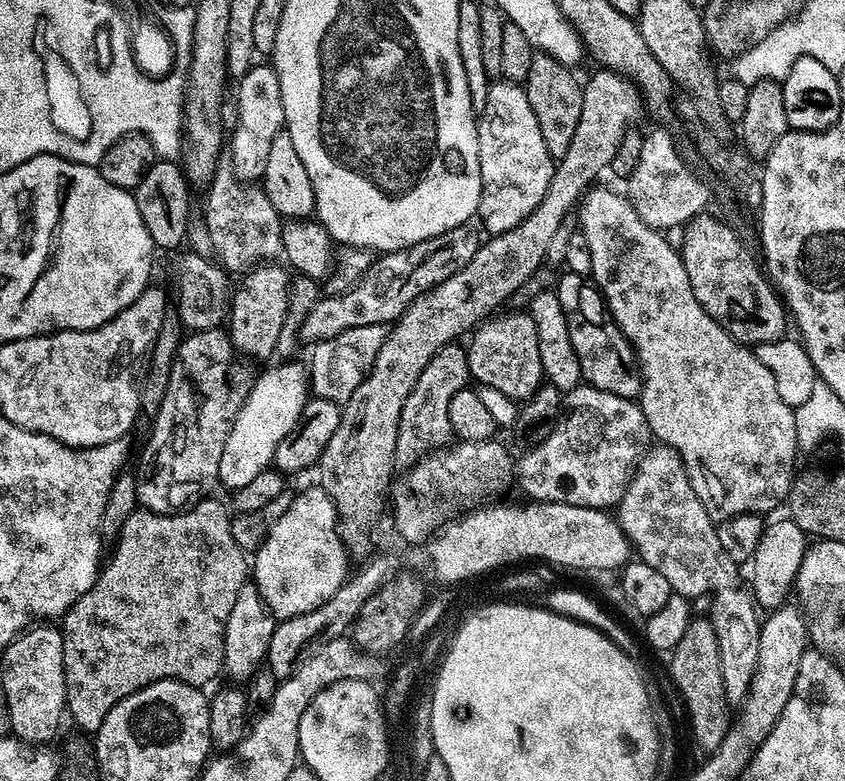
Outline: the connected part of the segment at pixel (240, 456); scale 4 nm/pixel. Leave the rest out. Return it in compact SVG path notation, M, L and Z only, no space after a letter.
M296 360L280 362L261 375L253 379L251 390L248 392L246 402L239 411L238 418L231 428L230 437L226 440L222 450L221 461L219 462L219 481L226 484L230 490L246 486L247 483L265 471L276 457L276 450L279 442L293 429L293 426L300 420L301 412L310 398L310 375L307 367L296 363Z

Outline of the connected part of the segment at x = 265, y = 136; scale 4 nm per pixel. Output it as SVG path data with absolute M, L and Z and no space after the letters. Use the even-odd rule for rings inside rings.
M253 63L246 75L239 77L236 88L236 129L230 132L230 159L232 173L245 182L256 182L266 170L266 158L270 155L270 145L274 142L274 134L284 128L284 107L282 106L282 90L278 82L278 74L271 63Z

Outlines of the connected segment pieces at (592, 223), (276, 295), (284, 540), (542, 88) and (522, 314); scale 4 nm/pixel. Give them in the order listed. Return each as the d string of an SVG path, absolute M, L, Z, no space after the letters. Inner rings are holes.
M596 186L583 197L579 205L578 230L586 234L586 244L590 246L590 260L592 262L591 279L600 294L608 305L608 311L611 312L616 324L622 330L622 334L632 346L637 364L640 365L640 395L638 403L642 414L648 423L648 431L657 441L674 446L680 453L682 462L691 471L688 477L694 486L694 494L706 506L710 518L714 521L722 521L731 516L737 516L743 512L759 512L769 514L776 507L783 505L788 498L788 491L792 488L794 473L796 468L796 452L798 445L796 442L796 414L795 411L786 402L782 402L782 394L778 394L778 386L774 386L774 374L762 366L762 362L756 357L755 351L749 345L740 344L717 322L694 298L694 290L690 290L690 278L686 278L686 266L684 259L679 251L667 240L663 231L651 228L644 219L634 210L632 201L627 195L616 192L607 192L606 189Z
M268 262L257 266L243 277L244 285L233 291L230 296L230 315L226 321L226 331L232 337L232 344L236 351L248 356L272 356L278 346L278 334L282 334L282 322L286 322L288 309L288 286L290 272L287 267L279 268L279 263Z
M319 486L298 493L288 508L286 504L259 544L250 576L277 621L322 606L342 587L350 572L350 559L336 529L335 504Z
M536 52L530 64L530 74L526 81L528 101L538 117L538 126L542 130L542 138L546 138L546 148L553 158L566 154L570 146L570 138L574 138L574 130L578 130L578 118L582 118L582 102L584 89L581 81L571 67L555 59L545 52Z
M520 310L520 312L508 312L505 316L500 315L493 315L471 333L472 344L467 345L471 379L477 385L494 386L494 390L502 390L502 394L506 394L512 400L524 402L545 383L542 357L538 354L538 330L534 330L534 322L527 311Z

